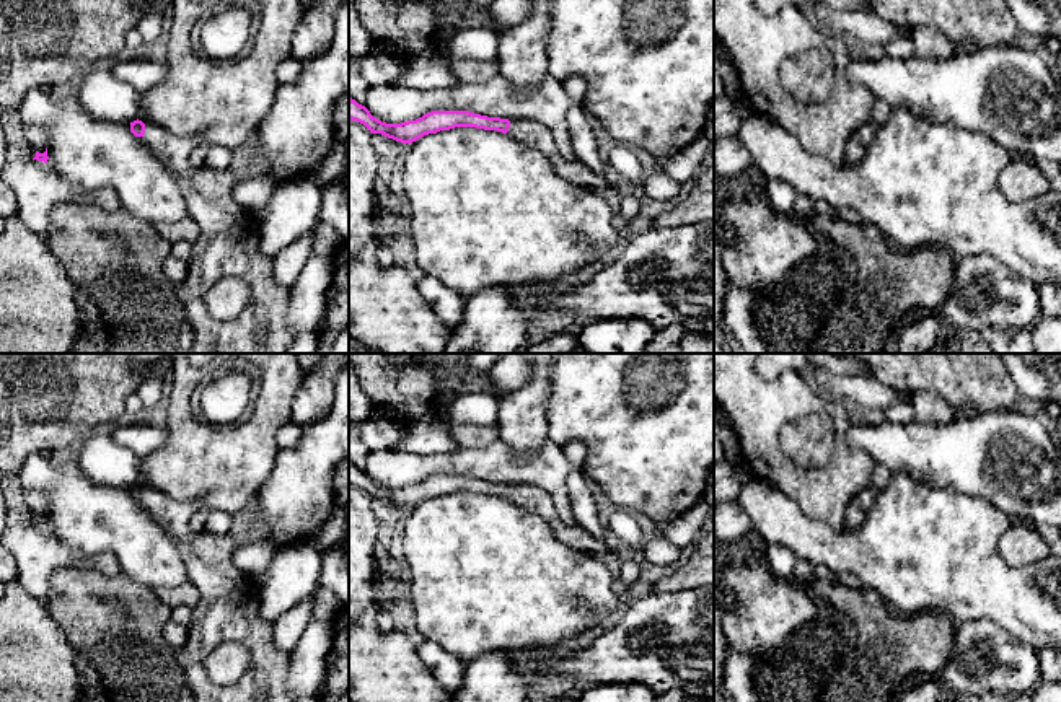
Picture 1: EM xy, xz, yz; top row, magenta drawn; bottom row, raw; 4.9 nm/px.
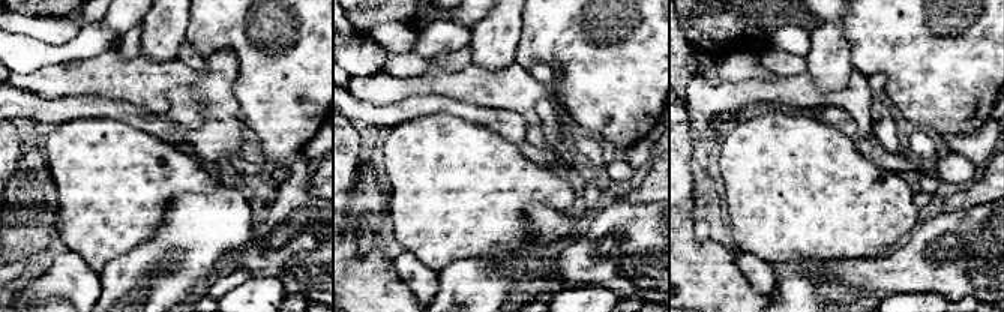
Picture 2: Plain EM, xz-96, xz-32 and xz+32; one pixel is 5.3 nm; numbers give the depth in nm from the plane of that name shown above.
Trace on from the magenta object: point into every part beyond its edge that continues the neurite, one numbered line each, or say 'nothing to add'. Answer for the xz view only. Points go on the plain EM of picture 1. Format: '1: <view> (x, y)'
1: xz (530, 497)

